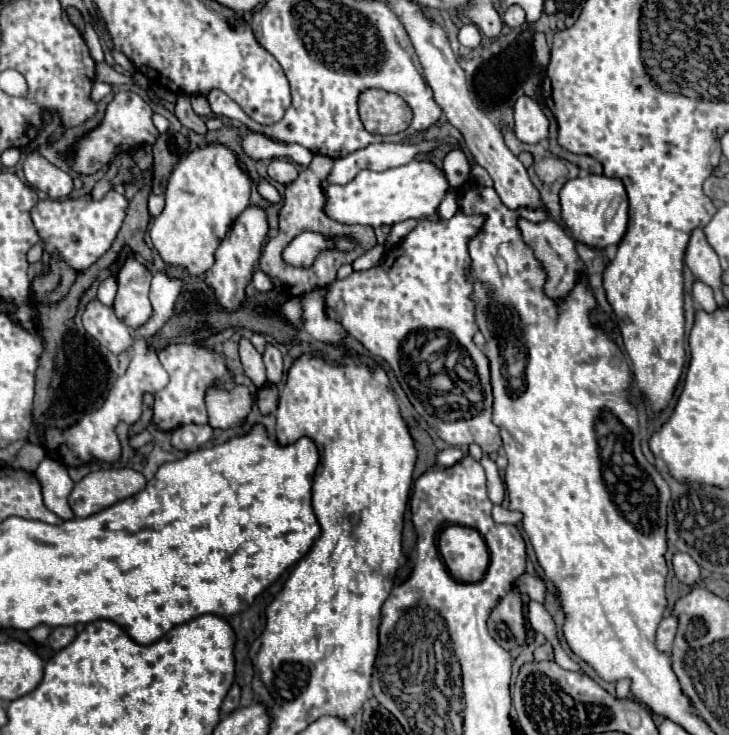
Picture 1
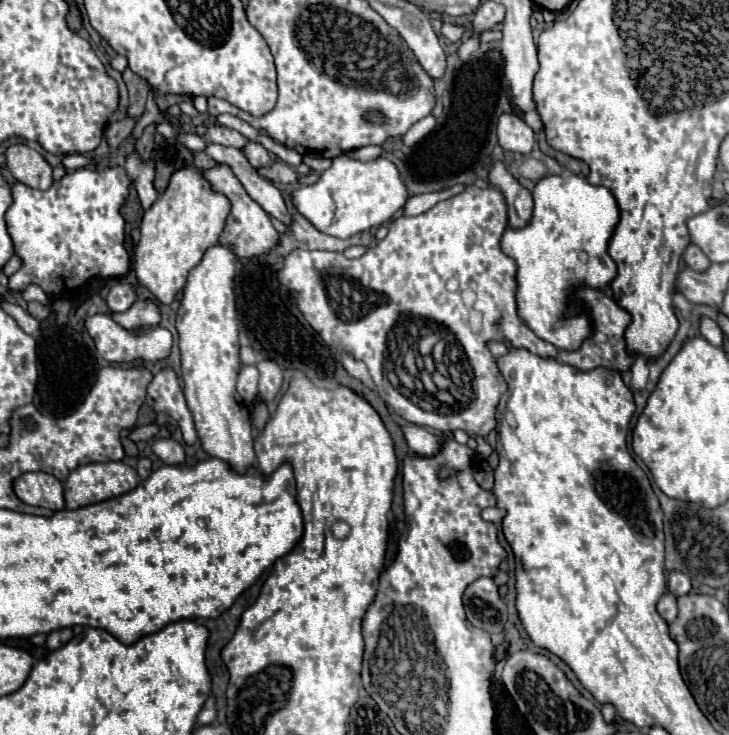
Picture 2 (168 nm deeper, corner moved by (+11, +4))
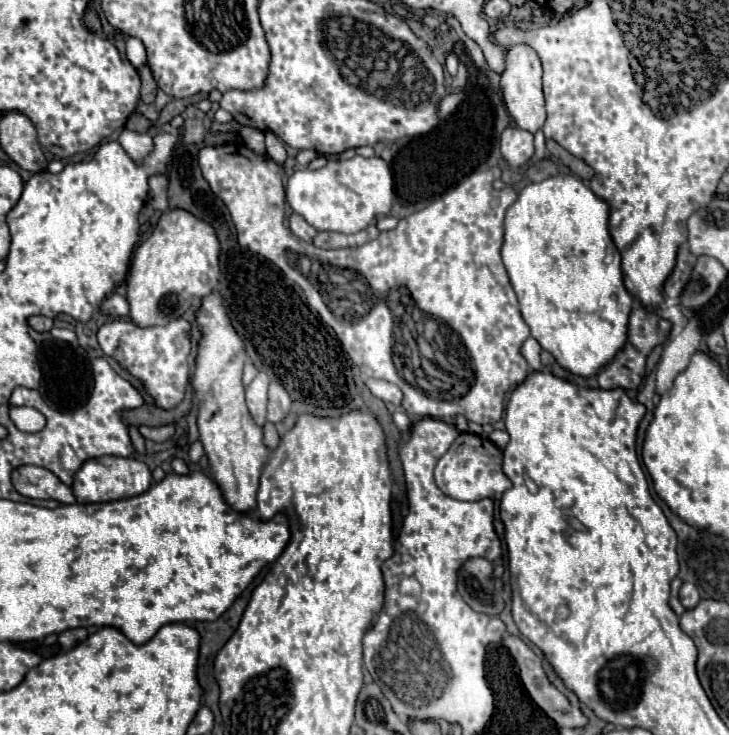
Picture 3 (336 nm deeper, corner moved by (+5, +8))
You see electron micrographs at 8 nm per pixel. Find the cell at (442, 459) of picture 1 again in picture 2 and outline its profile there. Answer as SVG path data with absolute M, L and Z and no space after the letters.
M407 424L407 426L401 426L401 430L407 440L407 446L419 456L431 456L433 452L437 452L437 448L441 448L441 438L421 426Z

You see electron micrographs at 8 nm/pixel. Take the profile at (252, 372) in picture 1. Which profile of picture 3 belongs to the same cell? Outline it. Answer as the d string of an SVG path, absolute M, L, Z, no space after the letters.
M261 370L257 378L247 386L247 392L245 392L247 408L259 426L267 422L267 388L269 388L269 378Z

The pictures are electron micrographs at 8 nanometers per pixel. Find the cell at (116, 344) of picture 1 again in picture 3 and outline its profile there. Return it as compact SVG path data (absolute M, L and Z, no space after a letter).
M111 320L105 322L99 332L97 340L101 350L115 358L121 366L125 366L135 378L143 380L147 394L153 396L155 404L169 410L175 408L185 396L185 380L187 380L187 354L189 354L189 322L173 320L165 326L149 326L141 328L131 320Z

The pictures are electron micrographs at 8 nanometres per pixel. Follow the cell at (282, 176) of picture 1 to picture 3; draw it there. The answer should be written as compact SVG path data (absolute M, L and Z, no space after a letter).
M241 128L241 132L239 132L239 136L243 138L243 142L253 150L253 152L257 152L257 154L265 154L267 150L265 150L265 136L263 136L263 132L261 130L257 130L257 128Z

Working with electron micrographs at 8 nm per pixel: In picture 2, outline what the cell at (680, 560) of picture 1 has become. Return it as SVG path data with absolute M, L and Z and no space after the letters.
M671 572L669 574L669 592L673 596L685 596L691 590L691 580L683 572Z

